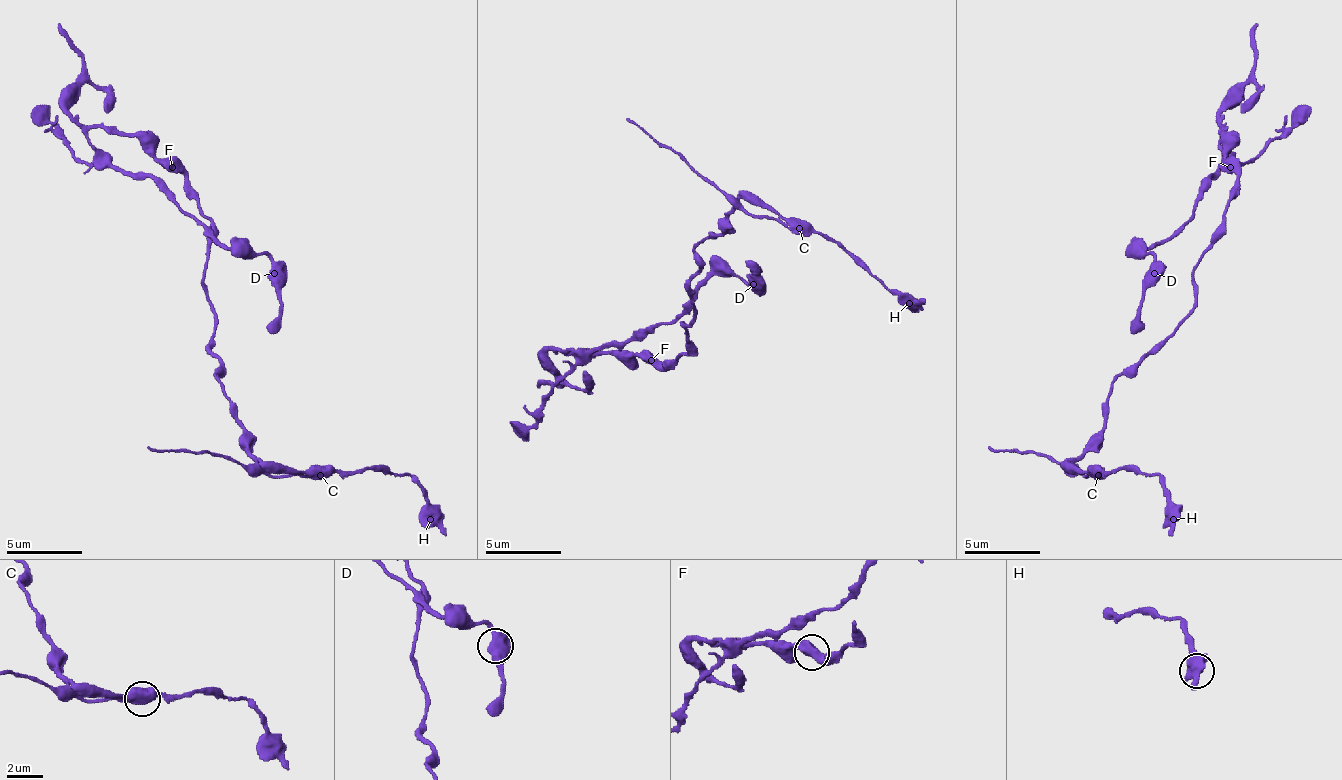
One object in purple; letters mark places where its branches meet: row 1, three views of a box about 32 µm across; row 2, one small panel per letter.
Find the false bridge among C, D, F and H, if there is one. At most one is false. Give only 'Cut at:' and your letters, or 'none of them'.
Cut at: C

